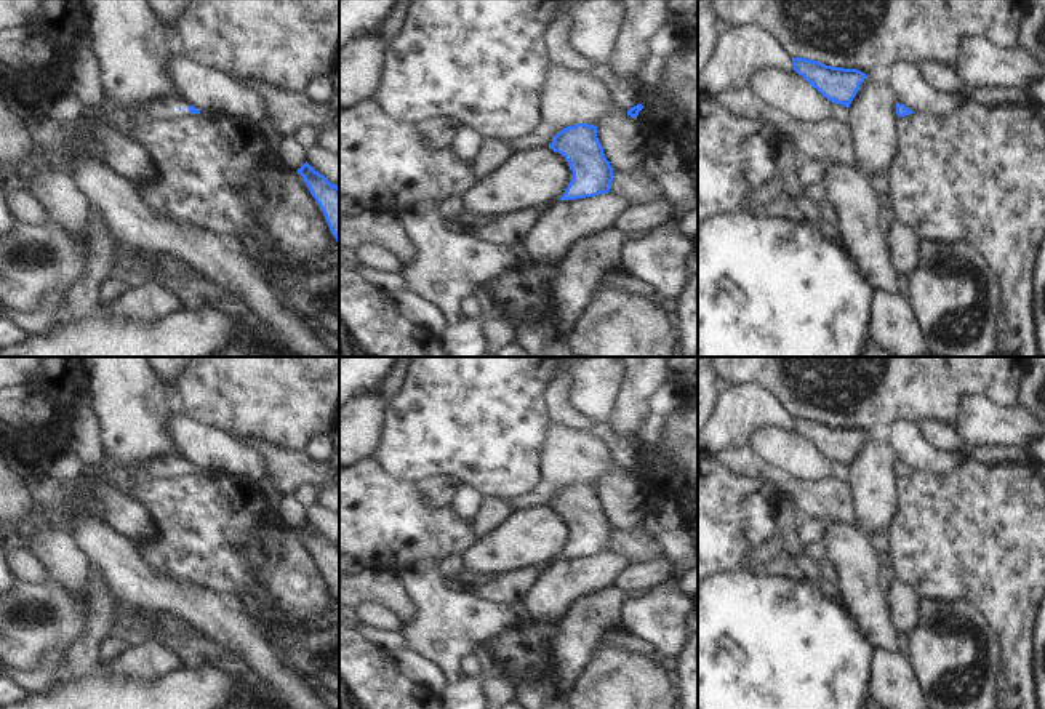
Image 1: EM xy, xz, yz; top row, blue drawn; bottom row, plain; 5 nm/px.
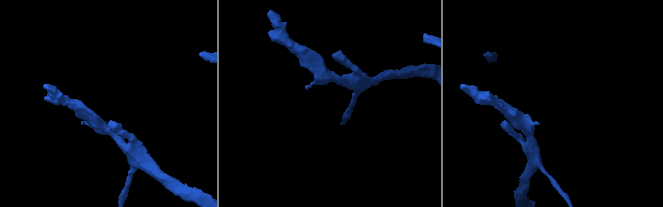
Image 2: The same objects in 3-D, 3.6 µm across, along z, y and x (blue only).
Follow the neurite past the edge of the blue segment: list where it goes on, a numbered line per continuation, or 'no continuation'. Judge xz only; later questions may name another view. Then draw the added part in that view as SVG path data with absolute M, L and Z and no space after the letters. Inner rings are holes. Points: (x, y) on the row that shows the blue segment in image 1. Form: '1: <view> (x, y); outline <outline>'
no continuation

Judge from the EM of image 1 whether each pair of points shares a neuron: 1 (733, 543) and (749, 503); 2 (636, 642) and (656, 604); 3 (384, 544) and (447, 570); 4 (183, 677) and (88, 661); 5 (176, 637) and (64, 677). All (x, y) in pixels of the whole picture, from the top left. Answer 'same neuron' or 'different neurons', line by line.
1: same neuron
2: different neurons
3: different neurons
4: different neurons
5: different neurons

